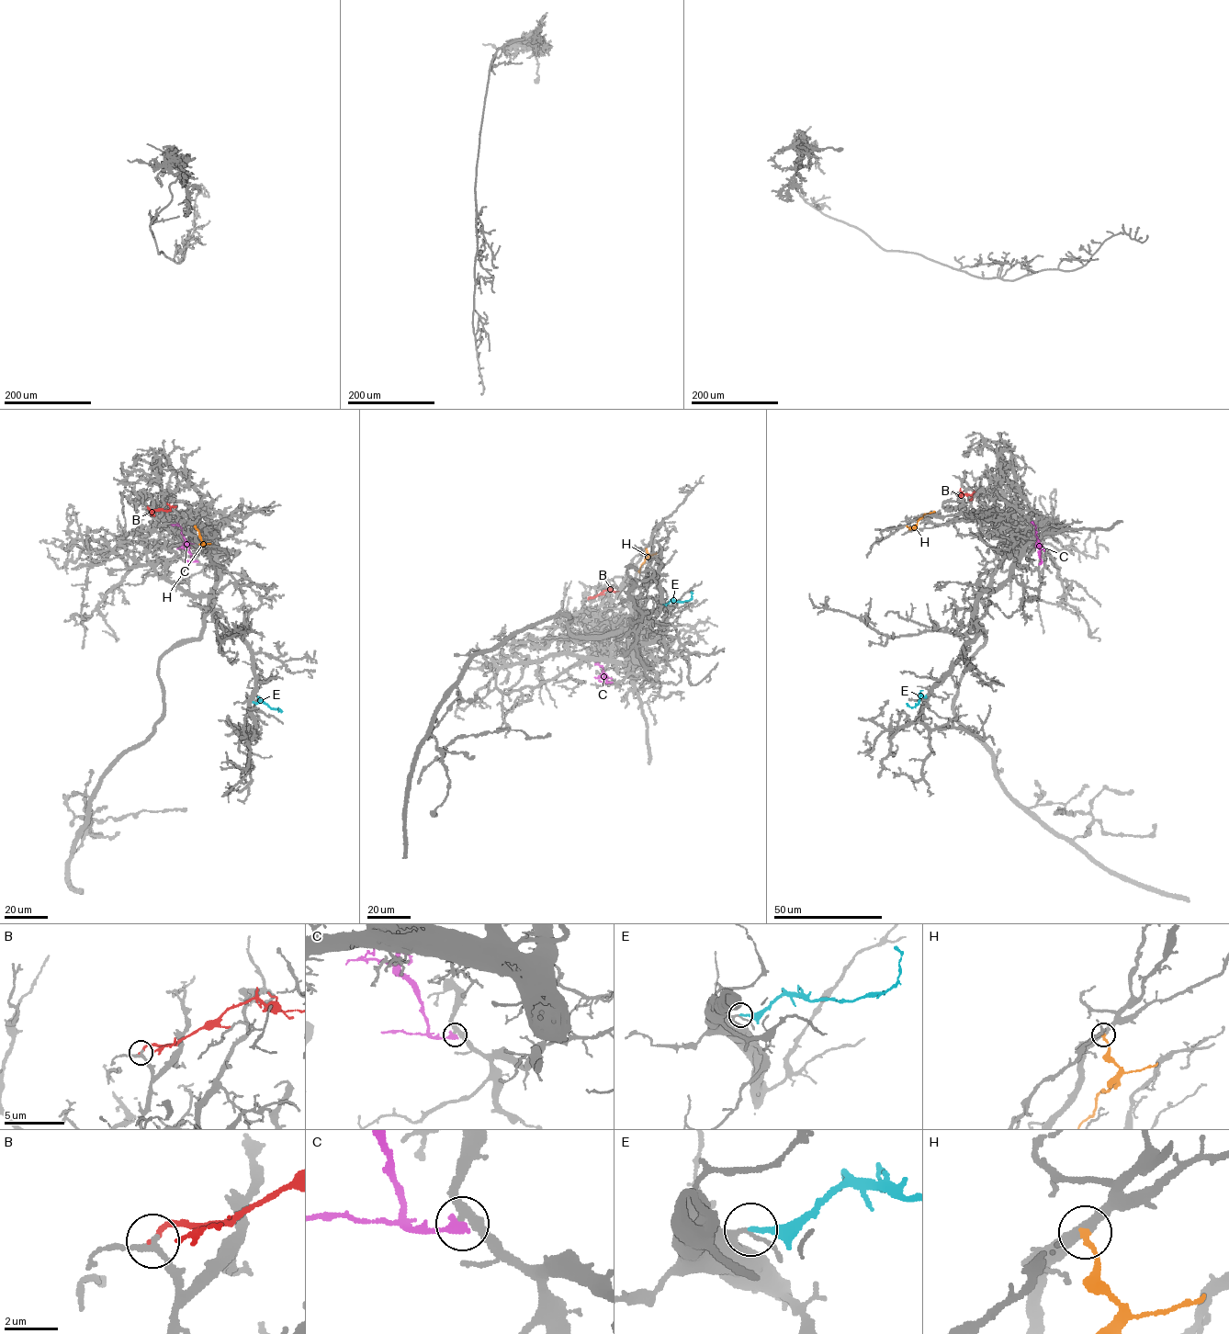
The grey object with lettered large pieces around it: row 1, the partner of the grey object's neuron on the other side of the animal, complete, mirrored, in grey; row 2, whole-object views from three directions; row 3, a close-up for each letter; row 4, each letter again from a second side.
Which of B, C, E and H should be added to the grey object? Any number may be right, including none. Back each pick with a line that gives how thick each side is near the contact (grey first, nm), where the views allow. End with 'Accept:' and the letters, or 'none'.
E: 220 nm thick on the grey side, 180 nm on the other
Accept: E

